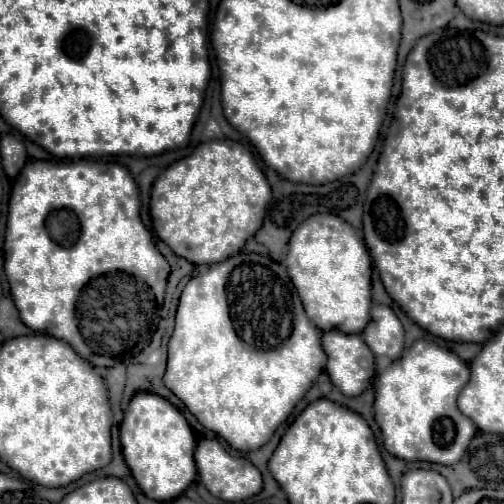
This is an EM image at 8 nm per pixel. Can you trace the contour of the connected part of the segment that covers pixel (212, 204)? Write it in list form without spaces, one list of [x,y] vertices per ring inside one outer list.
[[[211,140],[195,148],[191,156],[170,164],[153,184],[151,190],[151,218],[157,236],[181,258],[191,264],[215,264],[241,252],[249,236],[253,236],[263,224],[267,202],[271,200],[271,188],[259,168],[255,156],[235,140]]]

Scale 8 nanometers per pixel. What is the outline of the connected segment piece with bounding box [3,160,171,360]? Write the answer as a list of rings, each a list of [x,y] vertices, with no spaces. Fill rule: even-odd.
[[[31,160],[17,178],[7,216],[5,232],[5,274],[9,282],[11,296],[21,314],[21,322],[39,334],[53,334],[55,338],[73,346],[73,350],[91,360],[93,352],[85,344],[75,324],[75,304],[81,288],[95,276],[105,272],[127,272],[143,280],[161,304],[165,296],[167,276],[171,272],[167,260],[157,250],[151,230],[143,224],[139,216],[139,190],[121,164],[101,164],[95,160],[73,160],[73,162],[43,162]]]

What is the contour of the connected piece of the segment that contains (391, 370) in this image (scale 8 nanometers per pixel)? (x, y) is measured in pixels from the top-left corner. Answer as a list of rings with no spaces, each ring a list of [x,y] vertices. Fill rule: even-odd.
[[[415,340],[411,348],[403,354],[403,358],[395,360],[385,372],[377,376],[375,382],[375,420],[383,432],[383,444],[387,452],[401,460],[425,460],[435,464],[457,464],[469,446],[471,438],[477,434],[477,428],[473,420],[469,420],[465,414],[457,408],[457,394],[461,388],[469,382],[469,366],[451,350],[439,348],[433,342],[427,340]]]

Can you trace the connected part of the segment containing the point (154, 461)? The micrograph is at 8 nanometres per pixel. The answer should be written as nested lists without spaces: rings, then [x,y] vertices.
[[[151,392],[135,394],[120,425],[120,441],[125,462],[147,498],[159,502],[175,500],[195,480],[197,468],[193,464],[193,430],[183,414],[165,398]]]

